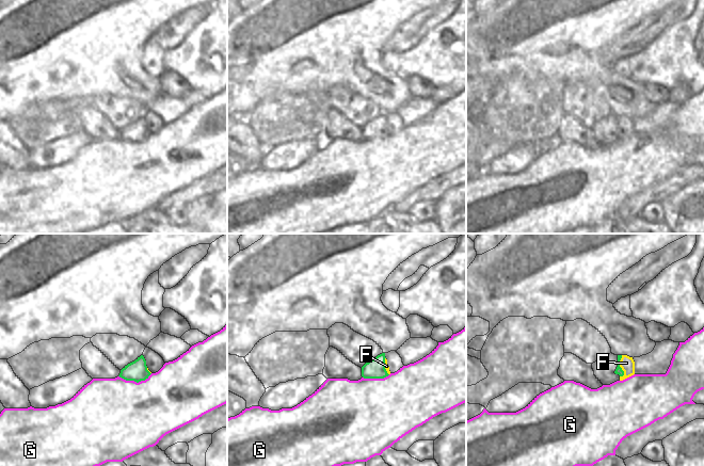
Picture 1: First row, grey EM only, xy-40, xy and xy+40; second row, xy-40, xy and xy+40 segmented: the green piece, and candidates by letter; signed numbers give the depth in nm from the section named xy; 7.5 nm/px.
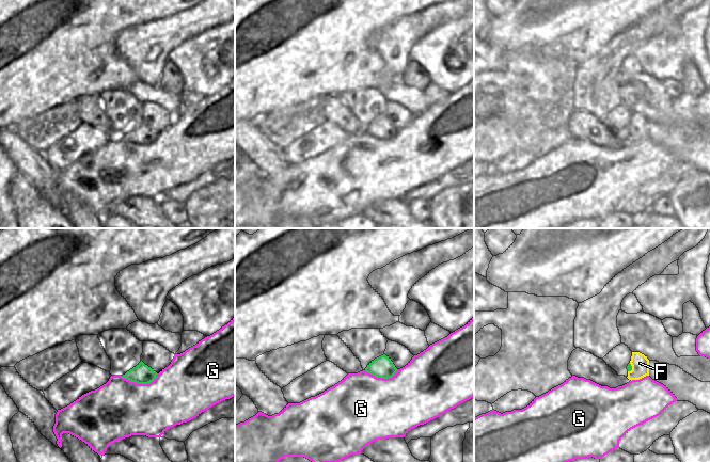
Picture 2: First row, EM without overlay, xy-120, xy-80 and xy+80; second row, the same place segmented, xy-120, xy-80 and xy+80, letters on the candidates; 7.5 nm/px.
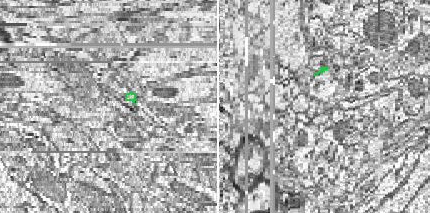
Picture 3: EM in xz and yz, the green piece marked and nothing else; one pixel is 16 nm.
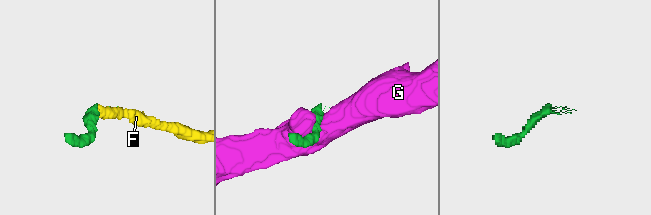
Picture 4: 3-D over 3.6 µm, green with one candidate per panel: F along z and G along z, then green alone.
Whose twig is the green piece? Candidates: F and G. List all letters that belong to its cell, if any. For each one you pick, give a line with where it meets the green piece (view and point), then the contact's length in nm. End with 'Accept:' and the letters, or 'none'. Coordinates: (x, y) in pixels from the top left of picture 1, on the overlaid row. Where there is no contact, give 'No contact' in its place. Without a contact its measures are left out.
Accept: none.

